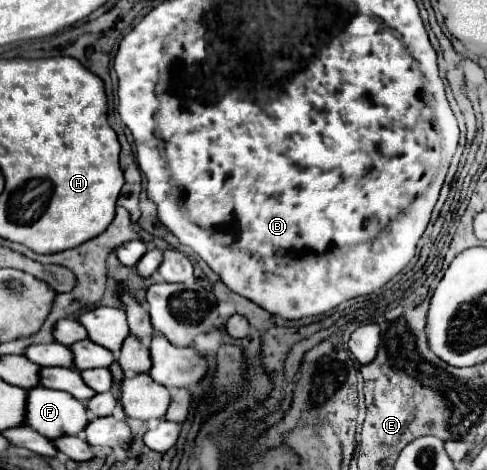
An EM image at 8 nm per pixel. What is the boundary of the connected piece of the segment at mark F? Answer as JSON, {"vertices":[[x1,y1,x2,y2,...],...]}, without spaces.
{"vertices":[[43,386,27,390,25,424,45,438,53,440,65,434,81,434,87,422,89,414,85,412,85,404,75,400,71,394]]}

